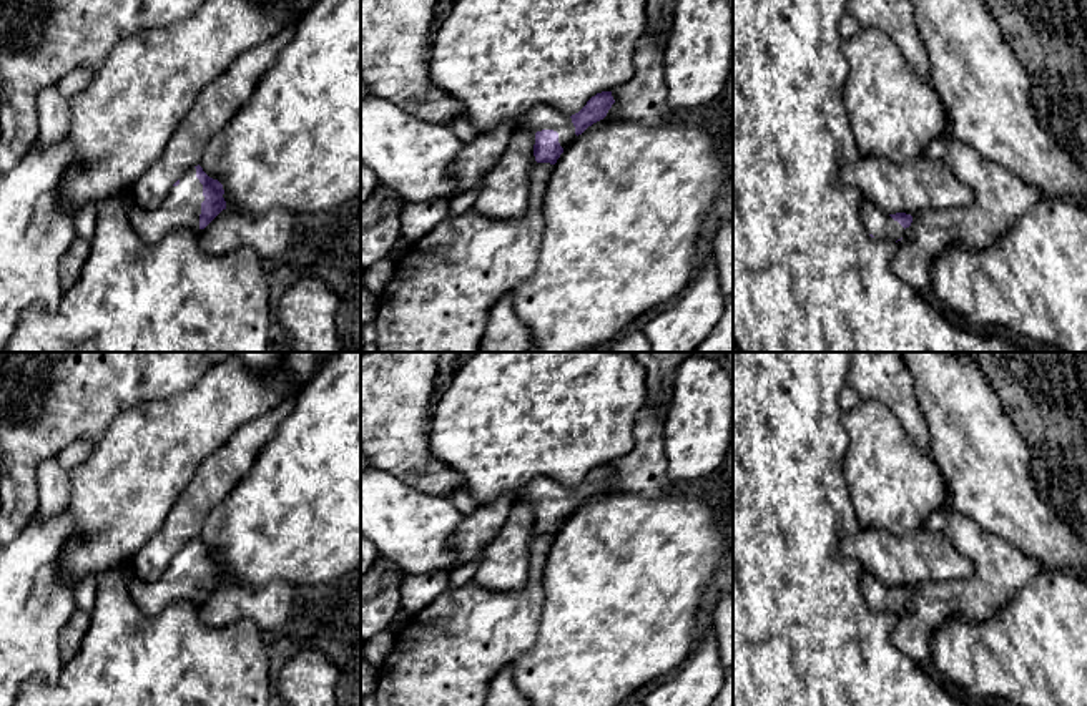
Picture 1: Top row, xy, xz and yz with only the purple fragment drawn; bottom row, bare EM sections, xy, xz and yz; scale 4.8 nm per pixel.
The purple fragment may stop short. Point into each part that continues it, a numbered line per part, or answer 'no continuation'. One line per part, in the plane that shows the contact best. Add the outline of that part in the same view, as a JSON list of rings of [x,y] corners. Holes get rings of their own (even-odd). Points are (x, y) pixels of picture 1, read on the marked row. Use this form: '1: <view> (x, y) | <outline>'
1: xy (181, 210) | [[[191,168],[181,179],[178,186],[173,186],[166,201],[158,209],[141,209],[131,208],[128,218],[135,231],[146,243],[155,243],[180,229],[198,229],[199,231],[199,214],[203,184],[196,178],[196,168]]]

